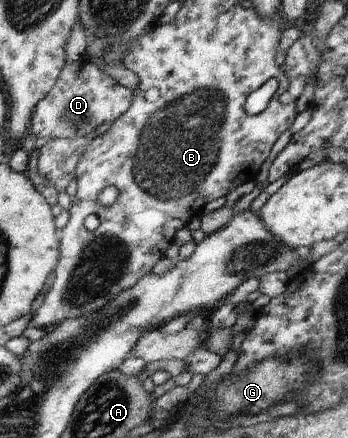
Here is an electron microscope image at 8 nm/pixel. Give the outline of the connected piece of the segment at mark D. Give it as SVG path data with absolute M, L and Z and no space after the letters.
M84 56L82 60L75 60L75 62L66 60L57 84L34 109L29 130L29 133L34 134L37 140L35 148L29 153L30 162L27 176L41 192L41 195L45 196L49 204L53 206L59 204L59 198L53 182L49 182L45 176L41 176L39 173L41 148L51 140L61 138L77 140L77 138L90 137L95 133L95 128L99 124L113 123L124 116L132 108L134 96L135 91L125 88L117 80L102 72L90 57Z

